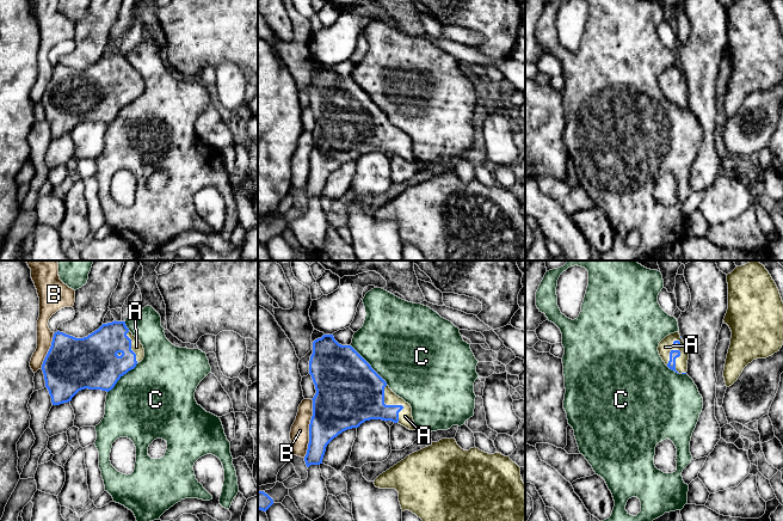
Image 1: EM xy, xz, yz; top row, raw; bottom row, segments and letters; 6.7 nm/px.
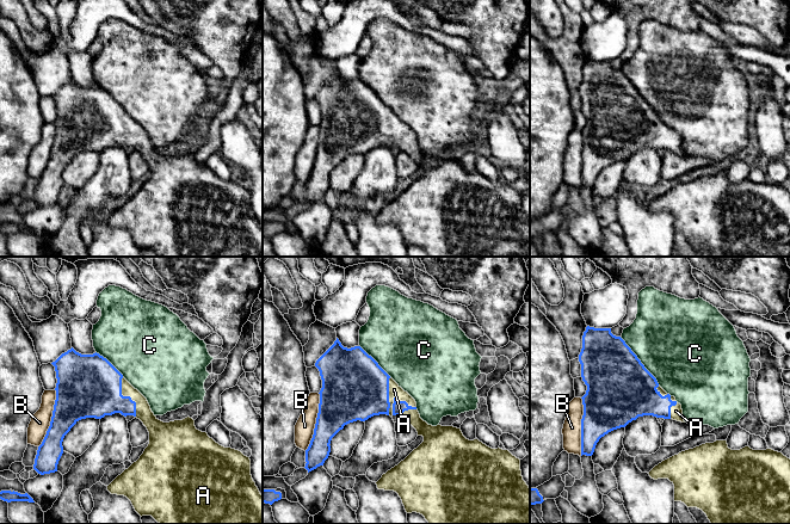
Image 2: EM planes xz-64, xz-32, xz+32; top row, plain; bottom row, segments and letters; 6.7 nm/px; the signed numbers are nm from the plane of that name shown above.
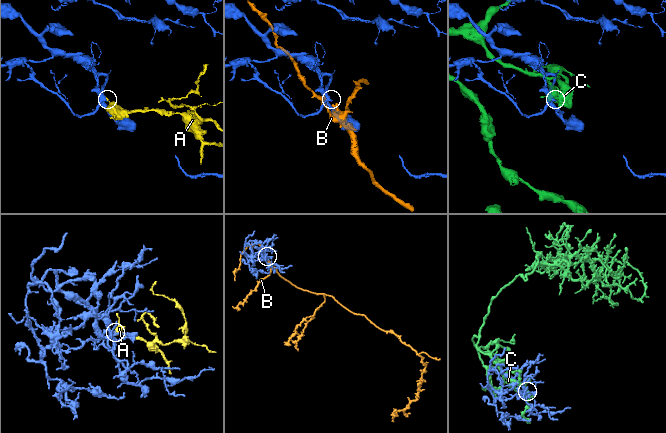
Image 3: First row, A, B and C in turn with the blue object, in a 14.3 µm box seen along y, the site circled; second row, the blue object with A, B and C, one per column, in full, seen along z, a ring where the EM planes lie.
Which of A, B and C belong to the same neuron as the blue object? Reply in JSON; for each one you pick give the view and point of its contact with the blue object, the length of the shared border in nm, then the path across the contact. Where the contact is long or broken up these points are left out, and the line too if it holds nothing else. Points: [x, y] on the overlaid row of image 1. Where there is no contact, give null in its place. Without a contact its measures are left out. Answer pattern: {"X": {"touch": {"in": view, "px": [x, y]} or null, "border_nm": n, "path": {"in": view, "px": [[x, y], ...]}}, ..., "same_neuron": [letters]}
{"A": {"touch": {"in": "yz", "px": [674, 360]}, "border_nm": 240, "path": {"in": "yz", "px": [[673, 354], [674, 360], [679, 351], [665, 347]]}}, "same_neuron": ["A"]}

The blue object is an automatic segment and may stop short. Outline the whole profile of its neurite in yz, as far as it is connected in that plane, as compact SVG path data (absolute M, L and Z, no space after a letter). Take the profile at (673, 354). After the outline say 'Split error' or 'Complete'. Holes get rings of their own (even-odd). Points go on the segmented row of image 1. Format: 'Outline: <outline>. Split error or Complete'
Outline: M679 331L666 336L658 347L665 364L678 374L686 374L689 353Z. Split error

